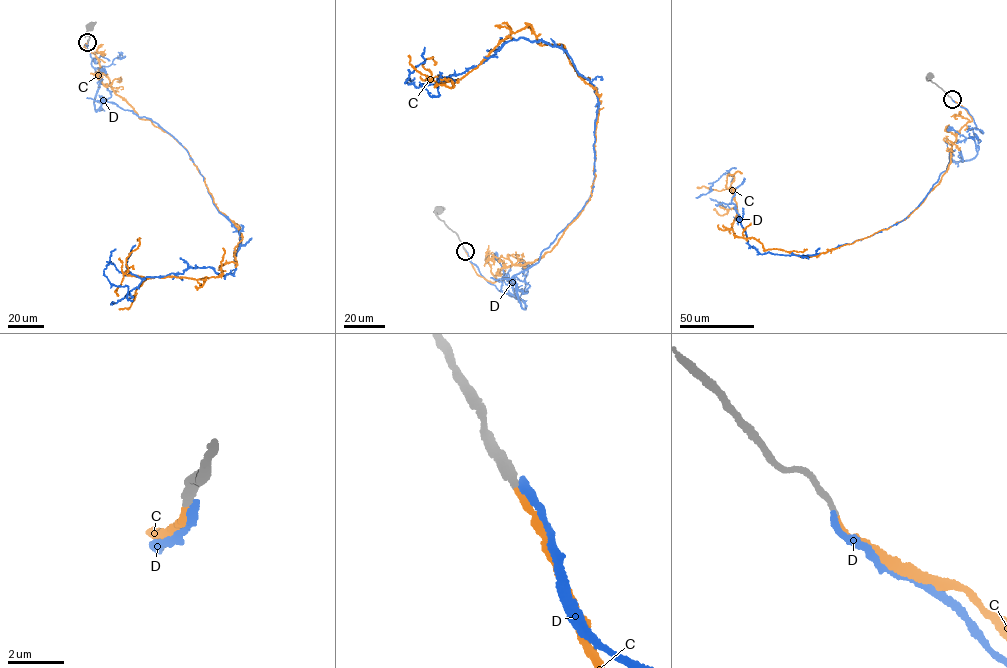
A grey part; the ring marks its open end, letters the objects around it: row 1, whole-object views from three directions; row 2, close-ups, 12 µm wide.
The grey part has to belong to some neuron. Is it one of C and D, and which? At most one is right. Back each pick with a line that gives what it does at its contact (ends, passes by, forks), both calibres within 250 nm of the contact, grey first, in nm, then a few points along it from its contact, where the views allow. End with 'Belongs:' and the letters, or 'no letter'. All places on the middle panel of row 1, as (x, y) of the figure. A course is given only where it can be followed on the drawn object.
C: it ends | 240/200 nm | via (465, 251), (493, 282), (558, 242), (591, 197), (599, 96), (529, 25), (460, 78), (437, 82), (434, 64)
Belongs: C

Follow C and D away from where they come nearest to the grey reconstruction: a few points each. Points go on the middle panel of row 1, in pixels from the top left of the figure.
C: (465, 251), (493, 282), (558, 242), (591, 197), (599, 96), (529, 25), (460, 78), (437, 82), (434, 64)
D: (465, 251), (525, 309), (514, 276), (592, 192), (598, 97), (566, 51), (523, 38), (405, 83), (424, 47)

